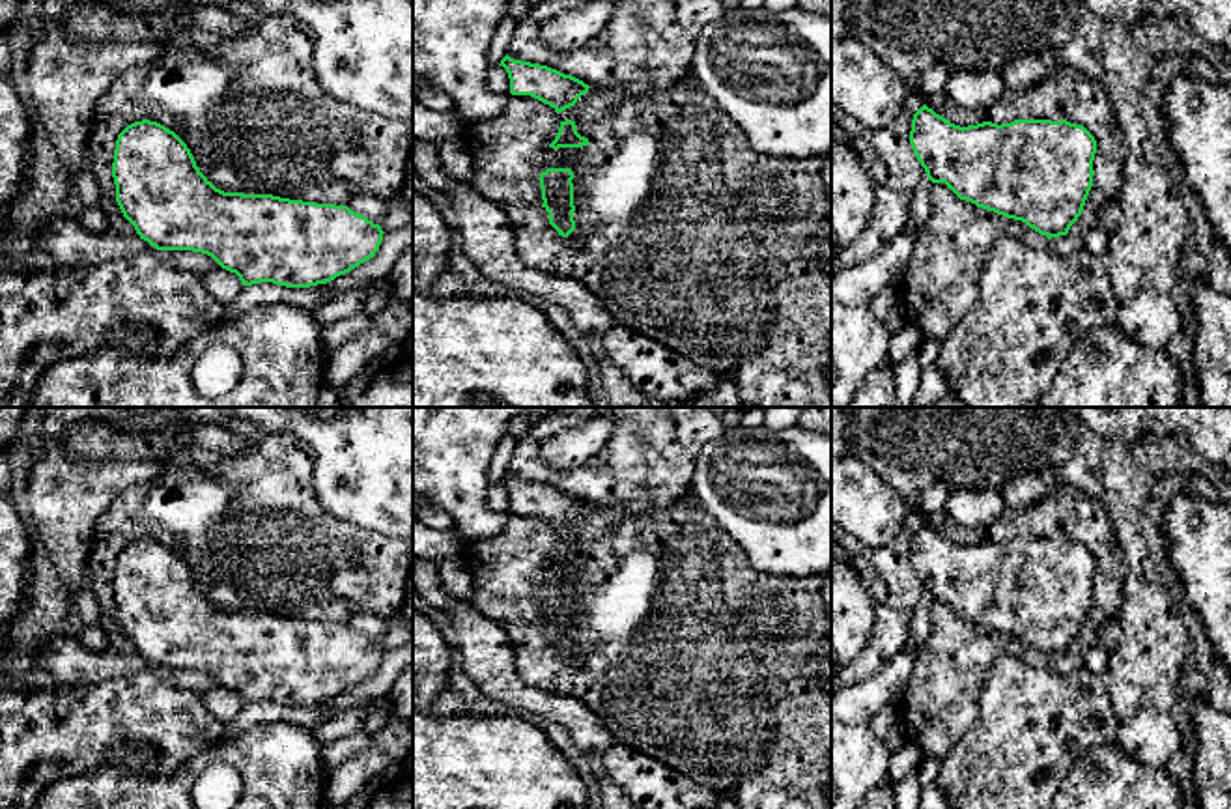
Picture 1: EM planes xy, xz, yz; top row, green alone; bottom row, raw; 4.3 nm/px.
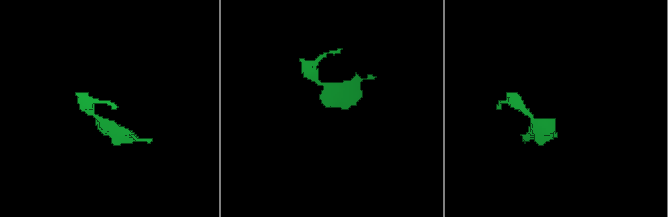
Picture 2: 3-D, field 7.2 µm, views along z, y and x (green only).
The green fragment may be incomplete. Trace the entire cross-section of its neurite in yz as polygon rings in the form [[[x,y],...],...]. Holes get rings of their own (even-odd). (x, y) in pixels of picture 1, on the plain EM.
[[[923,523],[913,532],[910,562],[932,602],[945,602],[960,618],[1022,639],[1048,658],[1068,652],[1093,605],[1097,559],[1083,544],[1067,538],[960,546]]]

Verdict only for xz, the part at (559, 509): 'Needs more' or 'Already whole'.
Already whole

